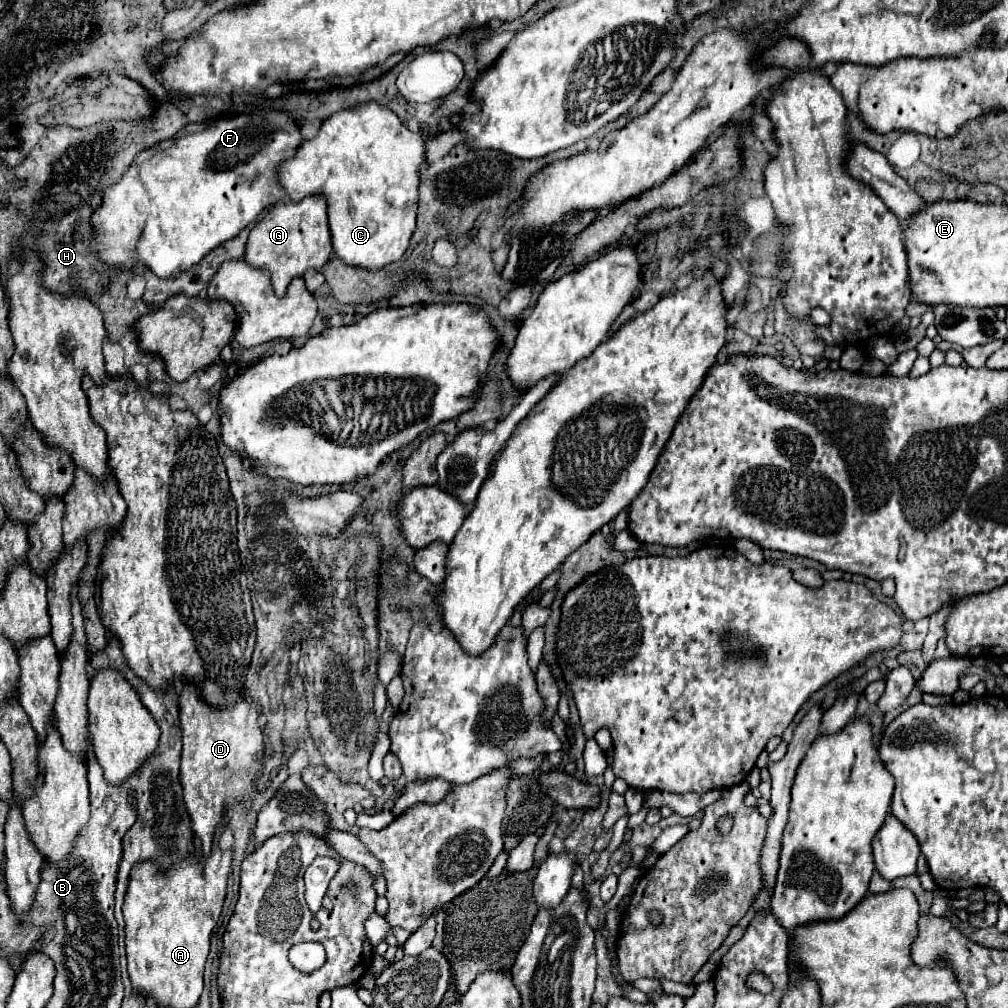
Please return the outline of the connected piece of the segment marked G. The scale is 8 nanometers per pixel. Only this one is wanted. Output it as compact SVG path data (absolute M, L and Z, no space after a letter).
M306 196L298 204L282 200L262 216L262 220L250 230L244 260L254 268L270 272L274 294L282 298L292 278L302 276L310 268L320 270L328 262L330 254L332 244L326 216L326 200L322 196Z

